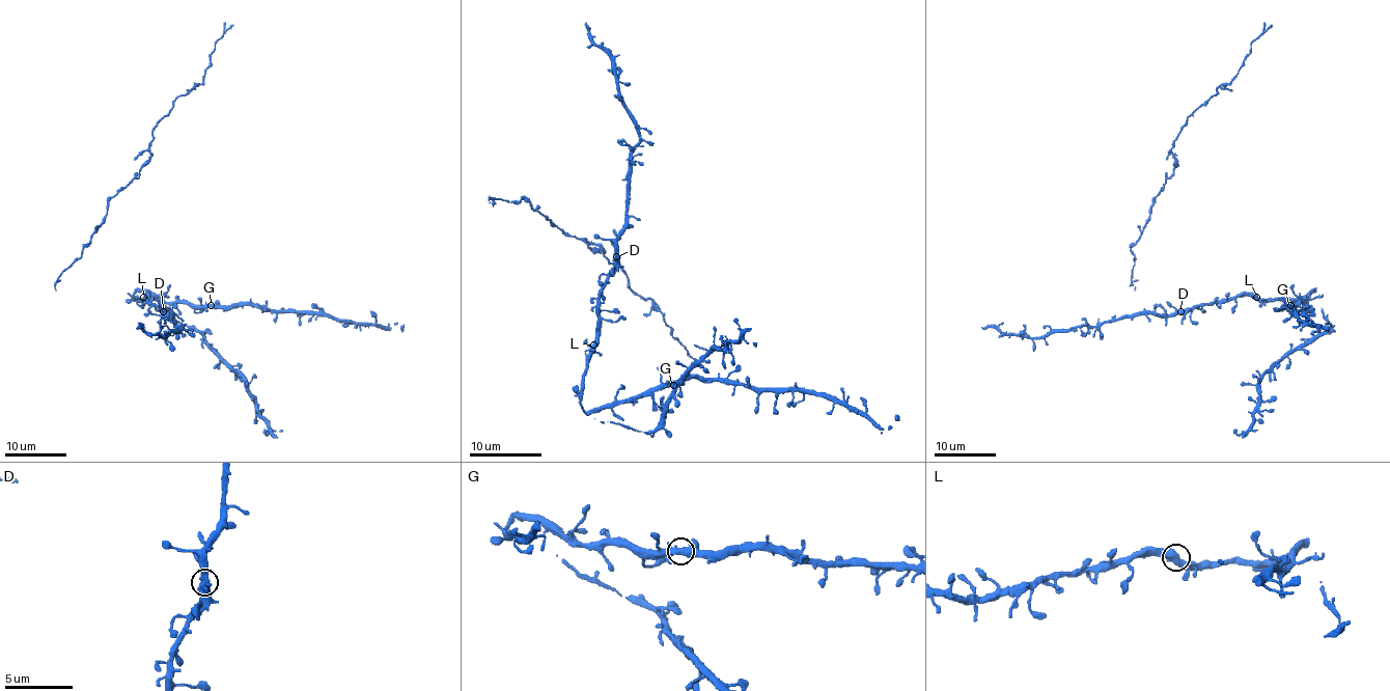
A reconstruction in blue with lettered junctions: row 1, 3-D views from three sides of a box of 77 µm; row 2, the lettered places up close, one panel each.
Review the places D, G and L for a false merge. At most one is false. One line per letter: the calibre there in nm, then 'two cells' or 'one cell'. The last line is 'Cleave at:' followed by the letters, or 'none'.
D: calibre 440 nm; one cell
G: calibre 440 nm; one cell
L: calibre 420 nm; one cell
Cleave at: none

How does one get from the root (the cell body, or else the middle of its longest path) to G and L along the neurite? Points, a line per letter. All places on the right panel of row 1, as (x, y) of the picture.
G: (1174, 311), (1246, 295), (1294, 300), (1313, 291), (1302, 303), (1290, 305)
L: (1174, 311), (1187, 311), (1246, 295), (1256, 297)

